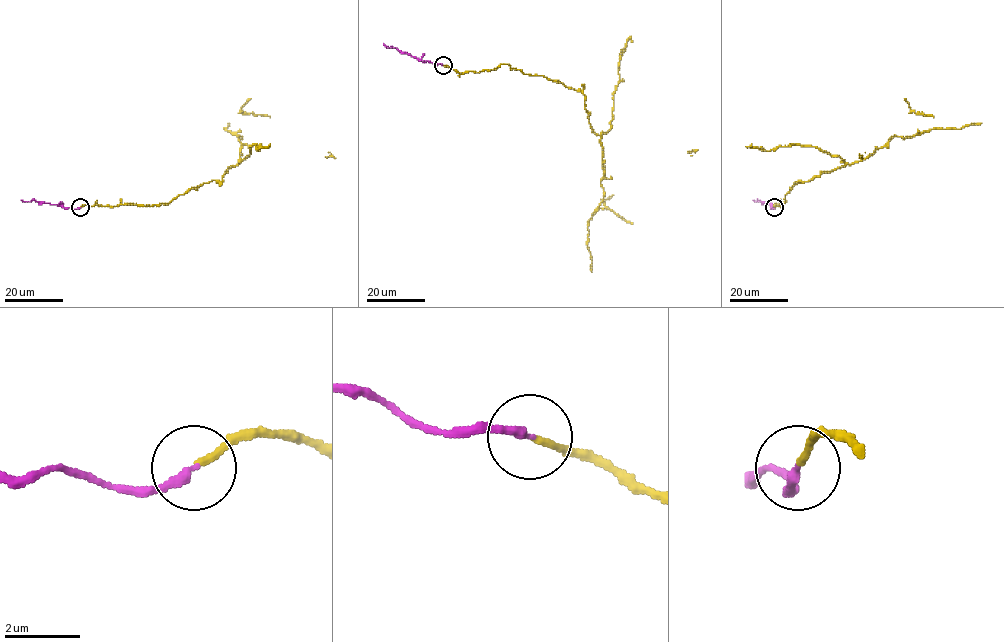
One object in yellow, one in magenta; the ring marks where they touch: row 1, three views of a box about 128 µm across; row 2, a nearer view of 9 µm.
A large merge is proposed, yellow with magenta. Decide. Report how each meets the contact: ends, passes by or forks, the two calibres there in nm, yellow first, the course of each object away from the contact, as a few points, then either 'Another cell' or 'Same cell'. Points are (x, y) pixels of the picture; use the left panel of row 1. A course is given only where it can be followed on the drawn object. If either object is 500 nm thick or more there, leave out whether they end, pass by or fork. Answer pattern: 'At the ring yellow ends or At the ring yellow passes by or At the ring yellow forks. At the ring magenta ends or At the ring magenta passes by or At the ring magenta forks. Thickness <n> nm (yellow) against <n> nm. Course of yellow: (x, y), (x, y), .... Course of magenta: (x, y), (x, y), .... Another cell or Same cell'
At the ring yellow ends. At the ring magenta ends. Thickness 170 nm (yellow) against 240 nm. Course of yellow: (80, 207), (167, 203), (191, 188), (222, 181), (240, 162), (242, 147), (240, 136), (224, 128), (229, 123). Course of magenta: (80, 207), (21, 200). Same cell

